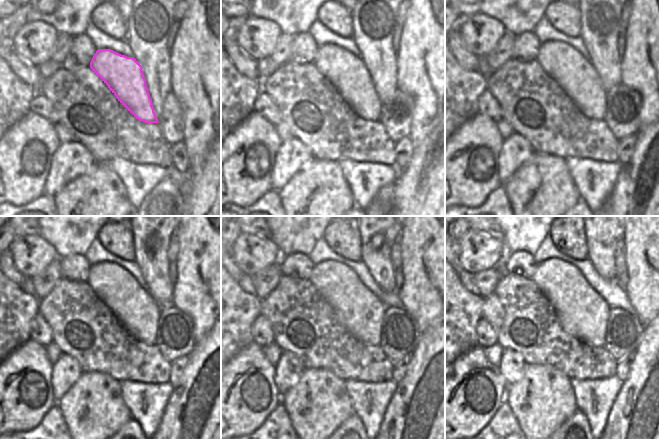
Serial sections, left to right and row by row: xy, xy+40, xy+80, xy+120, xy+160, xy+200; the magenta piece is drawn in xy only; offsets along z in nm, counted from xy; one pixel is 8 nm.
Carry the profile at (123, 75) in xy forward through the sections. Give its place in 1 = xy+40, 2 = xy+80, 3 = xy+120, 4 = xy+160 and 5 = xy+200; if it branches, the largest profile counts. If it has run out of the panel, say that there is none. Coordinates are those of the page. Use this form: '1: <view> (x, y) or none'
1: xy+40 (347, 72)
2: xy+80 (575, 75)
3: xy+120 (133, 307)
4: xy+160 (356, 308)
5: xy+200 (582, 313)

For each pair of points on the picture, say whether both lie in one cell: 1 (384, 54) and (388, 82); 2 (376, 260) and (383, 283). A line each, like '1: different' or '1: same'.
1: same
2: same

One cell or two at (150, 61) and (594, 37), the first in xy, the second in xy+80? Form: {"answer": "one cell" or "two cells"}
{"answer": "one cell"}

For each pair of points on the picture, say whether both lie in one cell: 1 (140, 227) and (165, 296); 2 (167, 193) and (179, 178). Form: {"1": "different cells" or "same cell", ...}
{"1": "same cell", "2": "different cells"}

